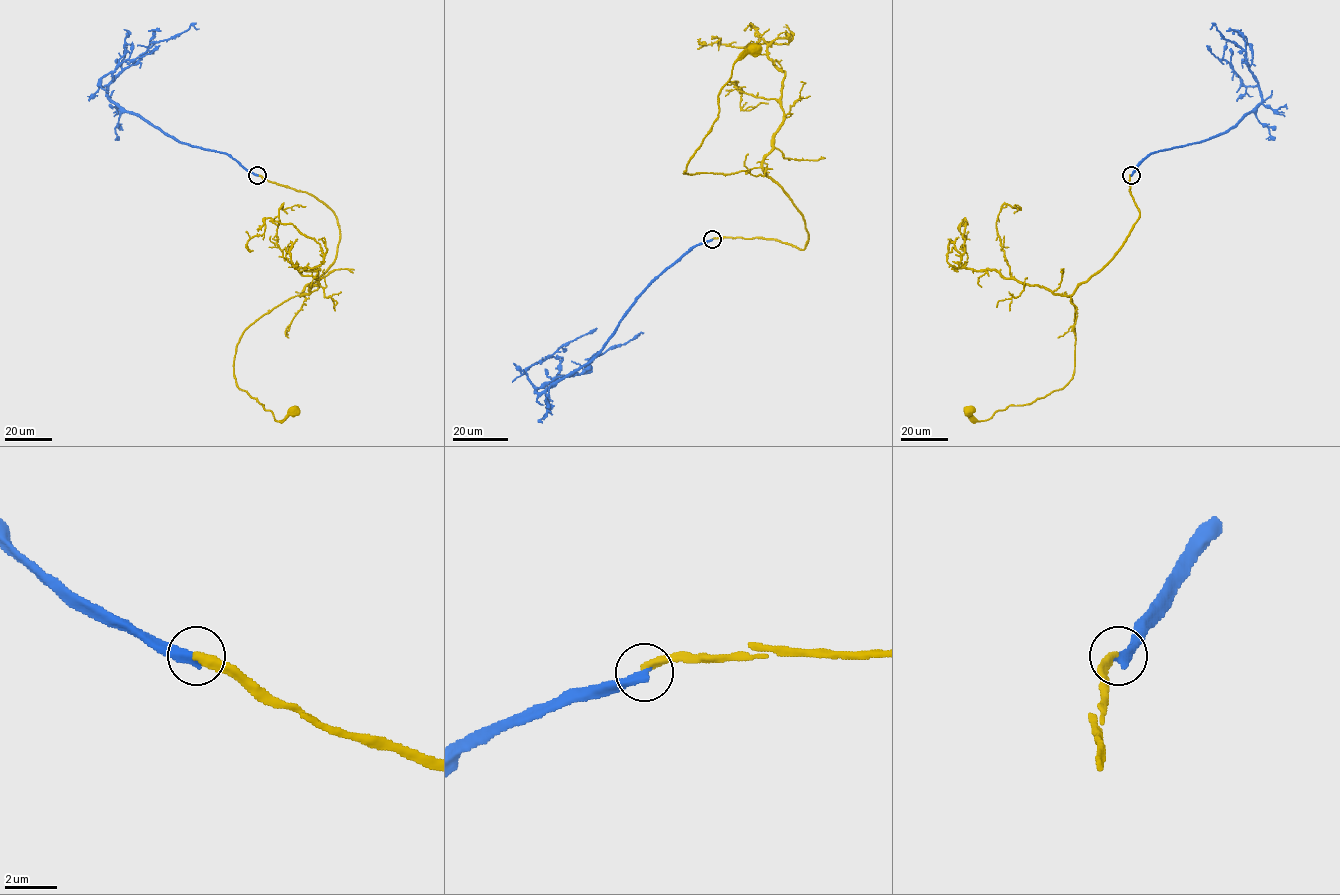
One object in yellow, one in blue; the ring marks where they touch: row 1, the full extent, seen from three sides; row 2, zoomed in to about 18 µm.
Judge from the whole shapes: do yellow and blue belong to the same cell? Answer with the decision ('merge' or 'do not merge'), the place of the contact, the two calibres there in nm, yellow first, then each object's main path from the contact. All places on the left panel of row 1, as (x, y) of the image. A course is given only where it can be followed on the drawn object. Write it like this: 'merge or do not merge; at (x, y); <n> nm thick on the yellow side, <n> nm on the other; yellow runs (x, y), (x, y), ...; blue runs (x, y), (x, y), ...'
do not merge; at (257, 175); 360 nm thick on the yellow side, 400 nm on the other; yellow runs (257, 175), (312, 194), (340, 230), (318, 279), (236, 347), (239, 388), (275, 420), (295, 410); blue runs (257, 175), (226, 153), (180, 142), (108, 96), (108, 86), (154, 43), (191, 25), (199, 29)

